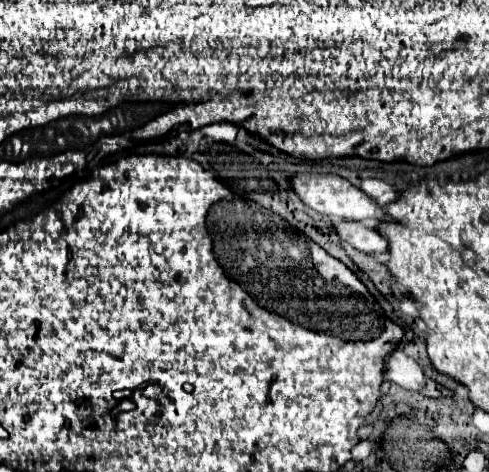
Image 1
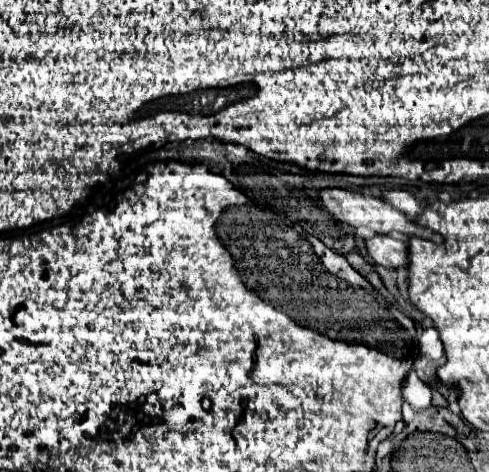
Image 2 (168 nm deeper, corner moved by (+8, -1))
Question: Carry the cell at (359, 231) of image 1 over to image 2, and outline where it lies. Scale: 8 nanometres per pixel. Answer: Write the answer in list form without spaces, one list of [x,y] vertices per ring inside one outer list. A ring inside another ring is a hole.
[[[377,235],[373,239],[365,241],[369,257],[373,263],[389,267],[389,269],[399,269],[409,265],[409,247],[407,241],[401,241],[399,237],[393,235]]]

